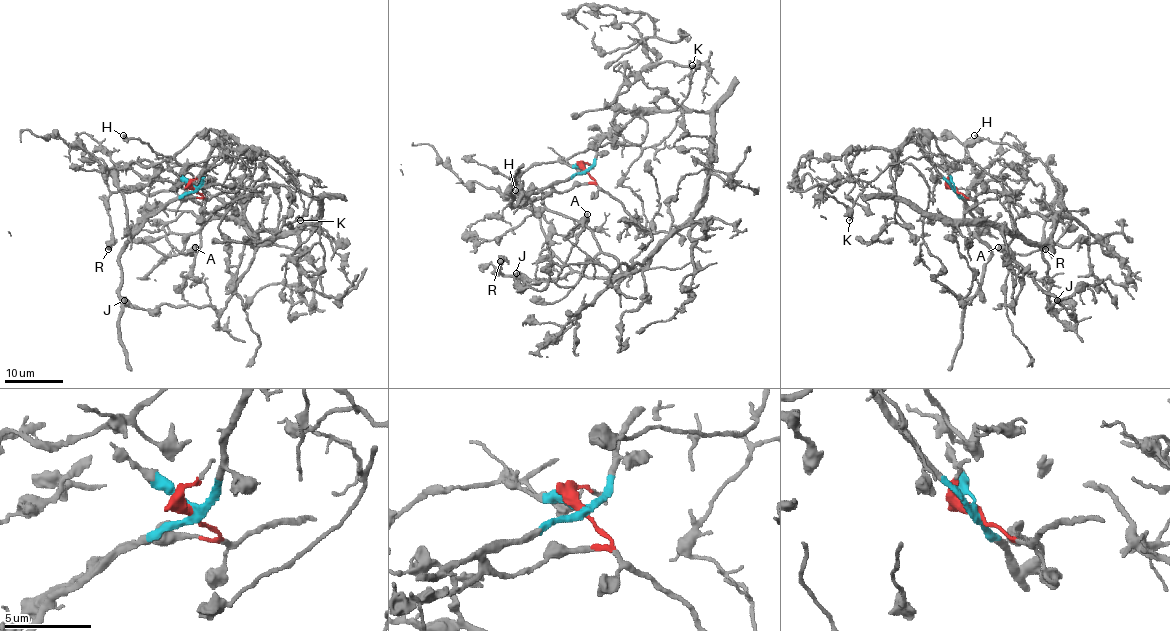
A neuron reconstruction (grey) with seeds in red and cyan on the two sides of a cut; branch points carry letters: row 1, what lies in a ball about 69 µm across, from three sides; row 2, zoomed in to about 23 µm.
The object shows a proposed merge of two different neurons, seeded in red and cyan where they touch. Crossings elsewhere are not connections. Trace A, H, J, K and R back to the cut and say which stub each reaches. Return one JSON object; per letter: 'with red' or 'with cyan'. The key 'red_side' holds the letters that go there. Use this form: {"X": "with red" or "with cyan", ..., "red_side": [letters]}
{"A": "with red", "H": "with red", "J": "with red", "K": "with cyan", "R": "with red", "red_side": ["A", "H", "J", "R"]}

